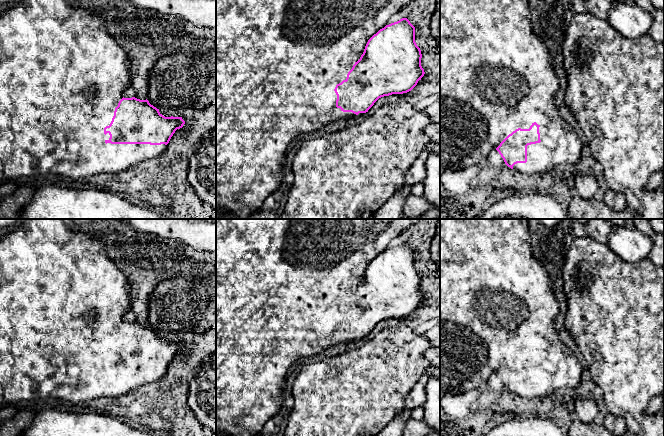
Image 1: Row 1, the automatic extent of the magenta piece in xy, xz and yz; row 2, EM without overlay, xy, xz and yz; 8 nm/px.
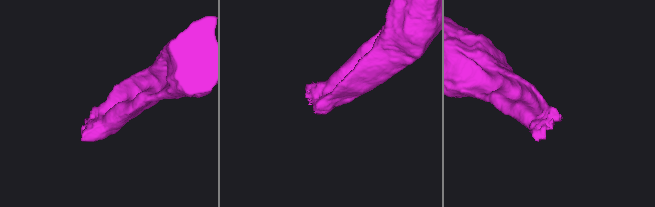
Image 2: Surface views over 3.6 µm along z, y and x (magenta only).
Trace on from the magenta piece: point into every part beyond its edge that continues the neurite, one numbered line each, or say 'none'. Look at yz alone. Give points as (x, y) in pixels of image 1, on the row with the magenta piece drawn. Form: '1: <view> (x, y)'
1: yz (496, 75)

